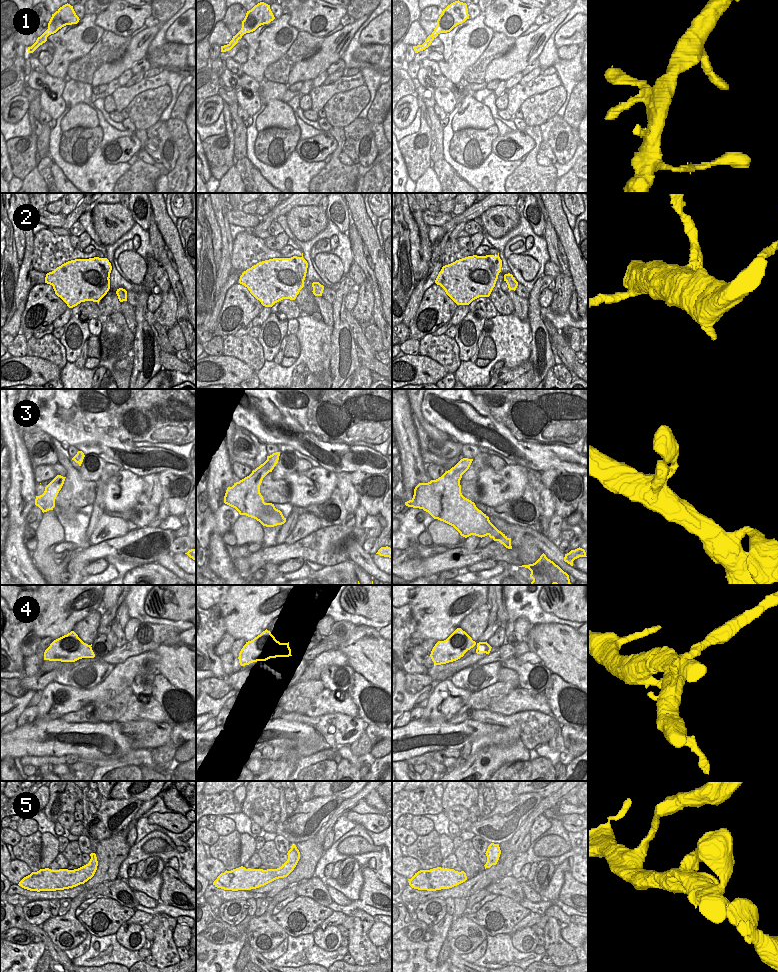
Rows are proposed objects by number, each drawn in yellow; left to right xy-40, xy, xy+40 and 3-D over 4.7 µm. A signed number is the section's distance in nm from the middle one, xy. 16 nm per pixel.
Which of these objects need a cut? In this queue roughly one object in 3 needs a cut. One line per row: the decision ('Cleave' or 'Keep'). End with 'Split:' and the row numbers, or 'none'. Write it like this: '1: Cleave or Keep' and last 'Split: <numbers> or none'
1: Keep
2: Cleave
3: Keep
4: Cleave
5: Keep
Split: 2, 4

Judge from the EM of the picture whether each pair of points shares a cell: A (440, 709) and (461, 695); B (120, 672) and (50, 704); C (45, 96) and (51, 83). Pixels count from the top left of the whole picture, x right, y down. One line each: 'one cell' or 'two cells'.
A: one cell
B: one cell
C: two cells

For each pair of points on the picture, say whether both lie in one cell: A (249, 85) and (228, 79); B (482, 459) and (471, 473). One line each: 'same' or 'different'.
A: same
B: same

